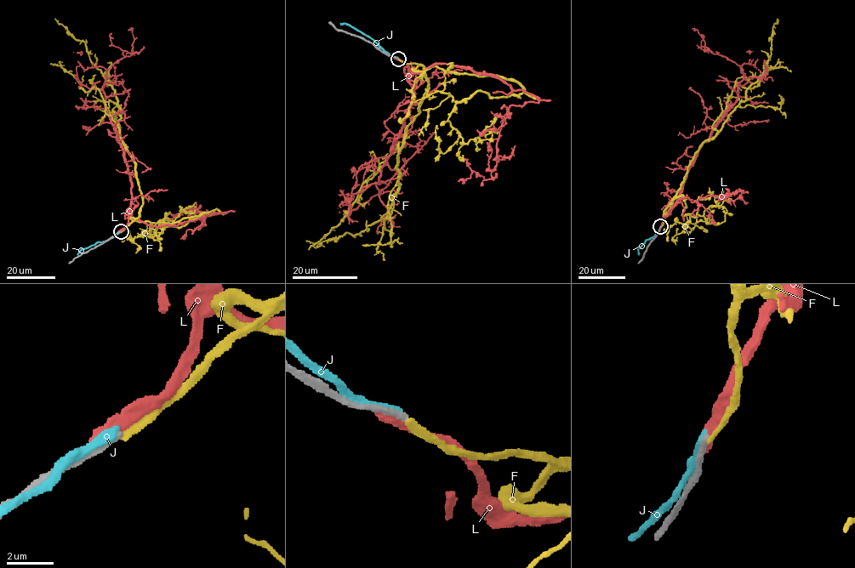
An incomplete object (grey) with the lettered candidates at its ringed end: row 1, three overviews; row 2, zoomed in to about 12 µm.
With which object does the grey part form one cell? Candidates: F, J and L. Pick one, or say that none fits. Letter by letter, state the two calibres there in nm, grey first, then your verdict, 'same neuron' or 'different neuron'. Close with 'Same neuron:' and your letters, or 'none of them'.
F: 300/260 nm | different neuron
J: 280/320 nm | different neuron
L: 400/550 nm | different neuron
Same neuron: none of them

